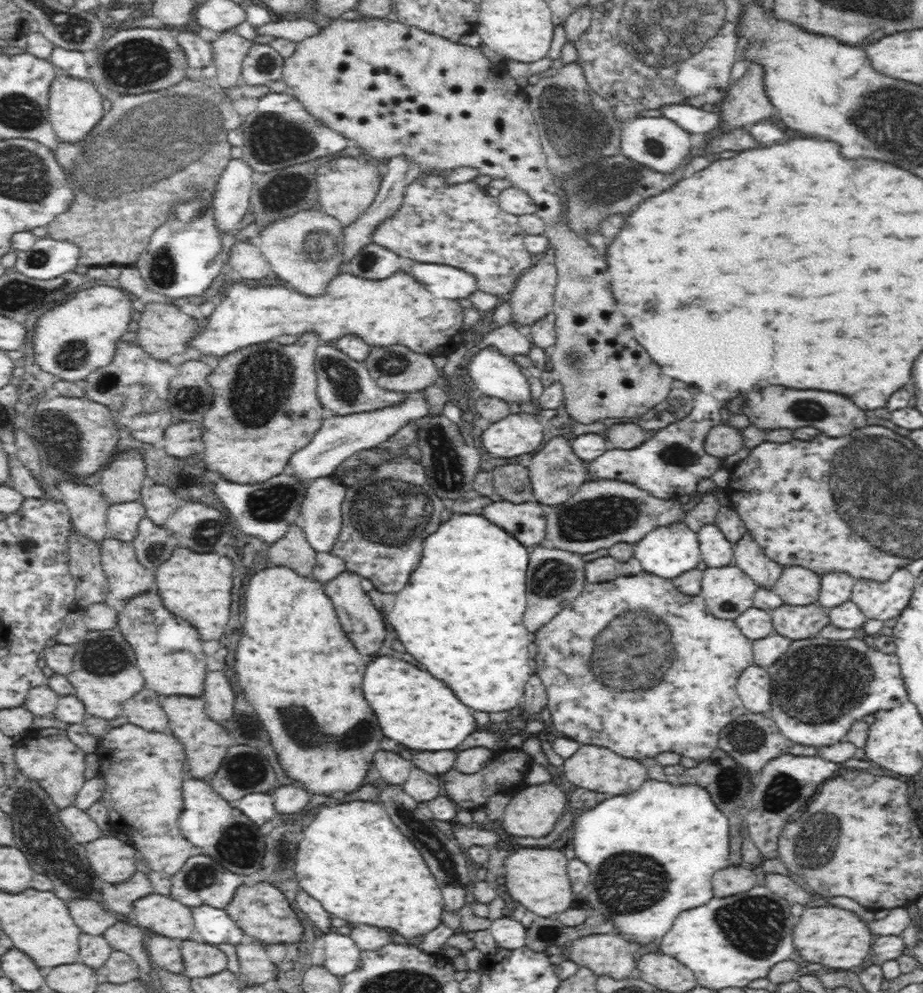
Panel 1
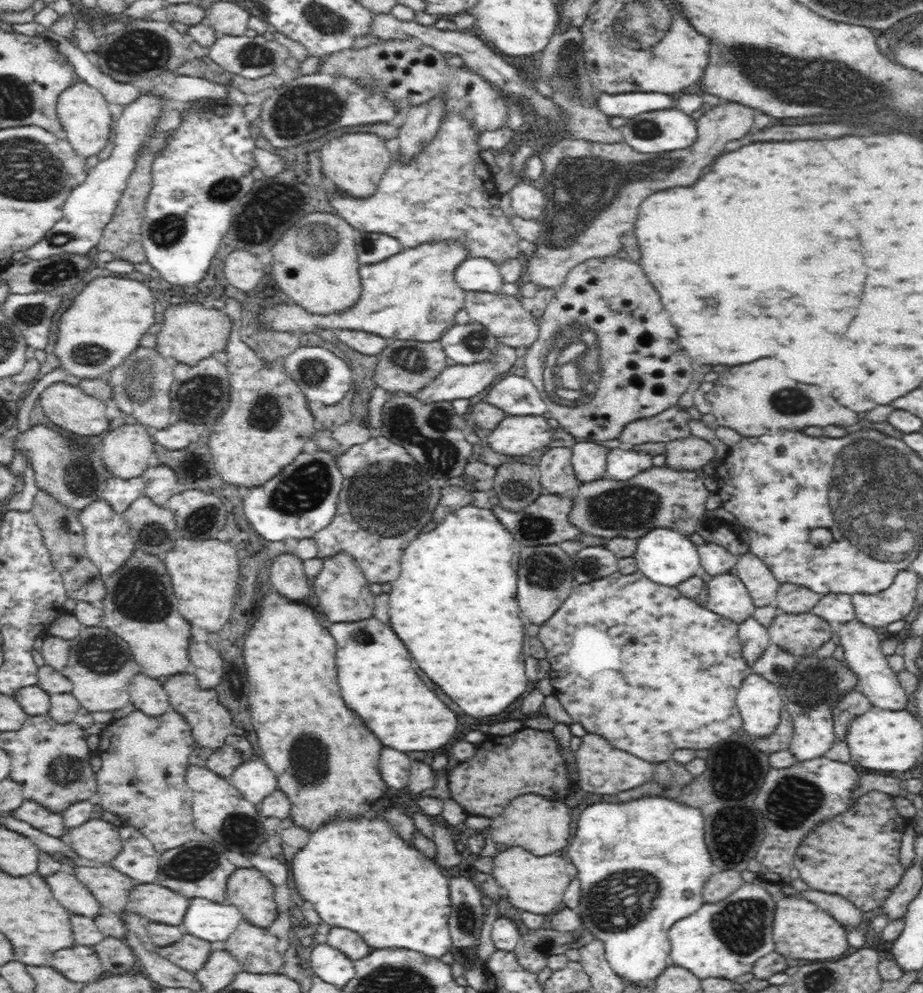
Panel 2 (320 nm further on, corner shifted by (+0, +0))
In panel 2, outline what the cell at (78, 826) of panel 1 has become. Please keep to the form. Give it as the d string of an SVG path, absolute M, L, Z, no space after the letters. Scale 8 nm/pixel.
M24 800L22 806L12 812L12 816L18 820L28 822L44 834L58 839L67 839L72 829L66 827L62 813L49 811L42 805L30 800Z

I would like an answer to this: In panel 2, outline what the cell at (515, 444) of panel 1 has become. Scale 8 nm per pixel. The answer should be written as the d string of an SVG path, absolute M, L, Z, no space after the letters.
M542 415L540 416L508 416L504 418L494 430L489 434L488 446L499 454L506 454L512 457L514 456L526 456L532 452L532 450L538 450L538 448L544 448L548 446L552 440L552 428L548 425L548 422Z

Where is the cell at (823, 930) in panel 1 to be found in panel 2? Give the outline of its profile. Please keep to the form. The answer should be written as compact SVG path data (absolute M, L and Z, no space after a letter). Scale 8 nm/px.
M788 898L778 902L776 922L774 922L774 942L776 952L796 960L836 961L852 951L848 944L846 928L820 910L816 904L800 898Z

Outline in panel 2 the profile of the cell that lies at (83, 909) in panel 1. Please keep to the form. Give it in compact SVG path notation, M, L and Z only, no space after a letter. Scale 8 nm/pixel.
M65 870L48 876L55 899L72 915L96 918L104 912L98 899L88 890L71 871Z

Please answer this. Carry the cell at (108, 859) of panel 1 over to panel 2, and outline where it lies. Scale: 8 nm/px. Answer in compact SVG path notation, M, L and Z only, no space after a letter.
M98 818L72 828L66 840L78 856L105 865L118 856L123 844L121 829Z

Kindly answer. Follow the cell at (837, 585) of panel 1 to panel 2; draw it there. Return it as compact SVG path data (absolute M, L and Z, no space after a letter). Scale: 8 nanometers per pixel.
M829 592L822 595L811 612L821 616L834 626L844 624L844 622L855 618L852 595L846 593Z

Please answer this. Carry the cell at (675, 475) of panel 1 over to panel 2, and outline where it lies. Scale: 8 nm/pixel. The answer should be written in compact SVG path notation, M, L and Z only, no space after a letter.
M612 448L607 454L604 478L614 481L630 480L640 472L654 467L654 456L648 452Z

